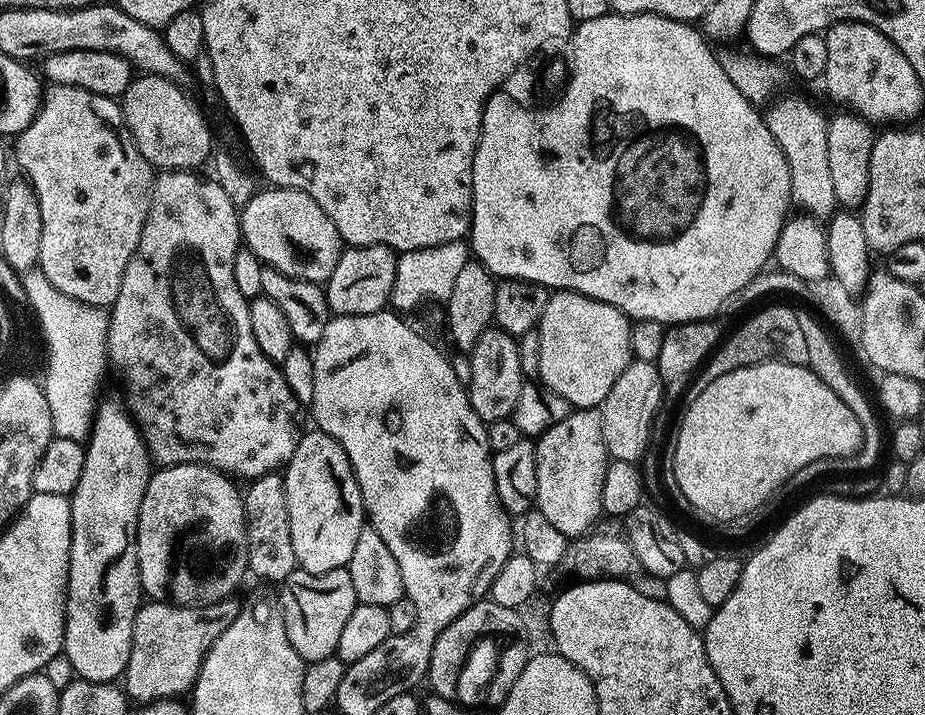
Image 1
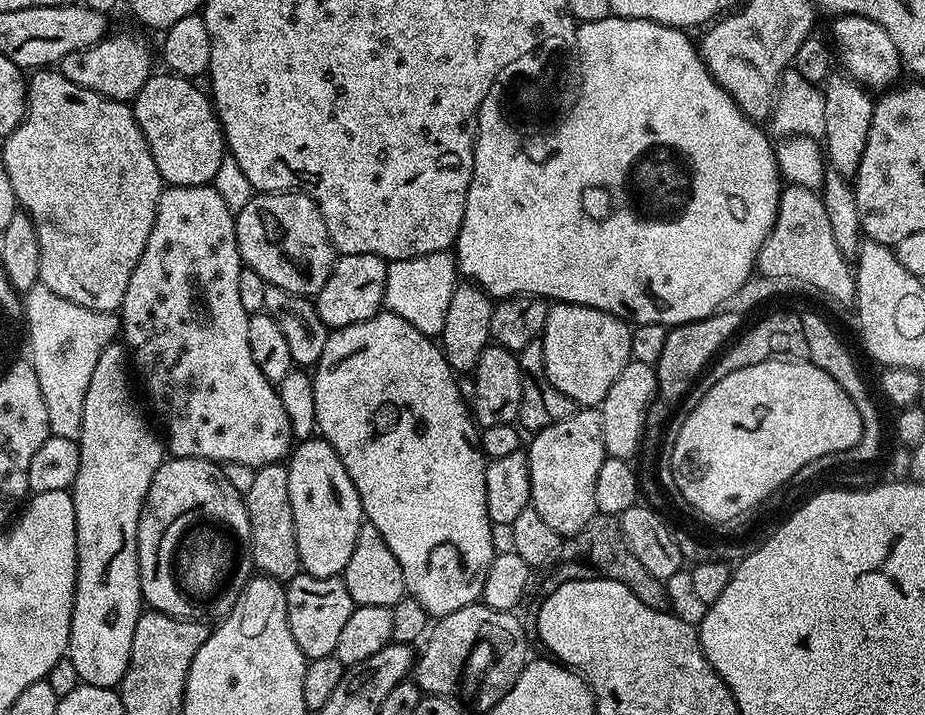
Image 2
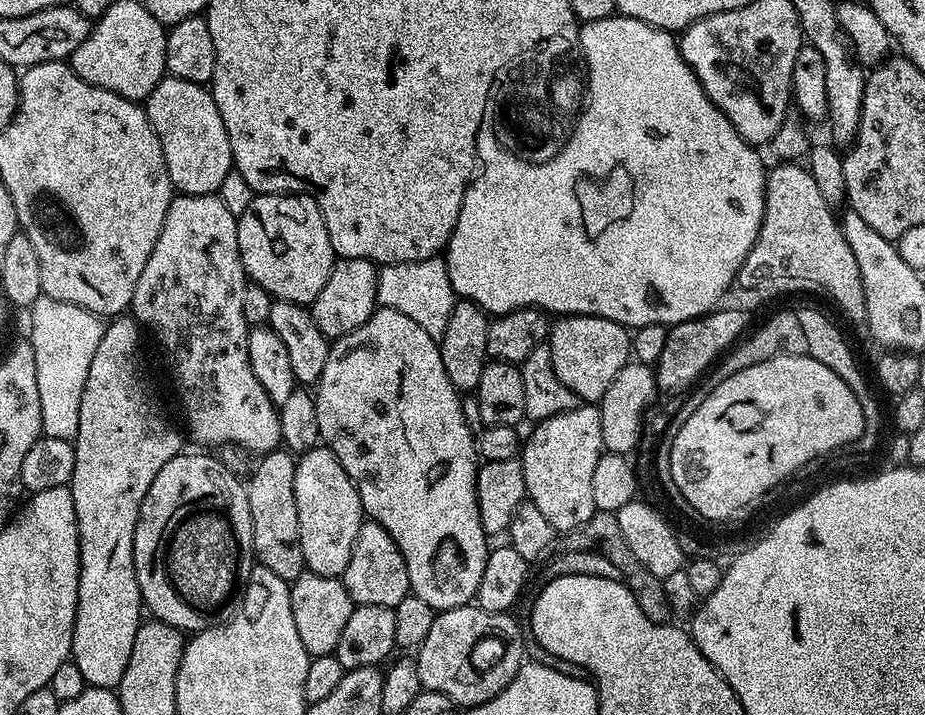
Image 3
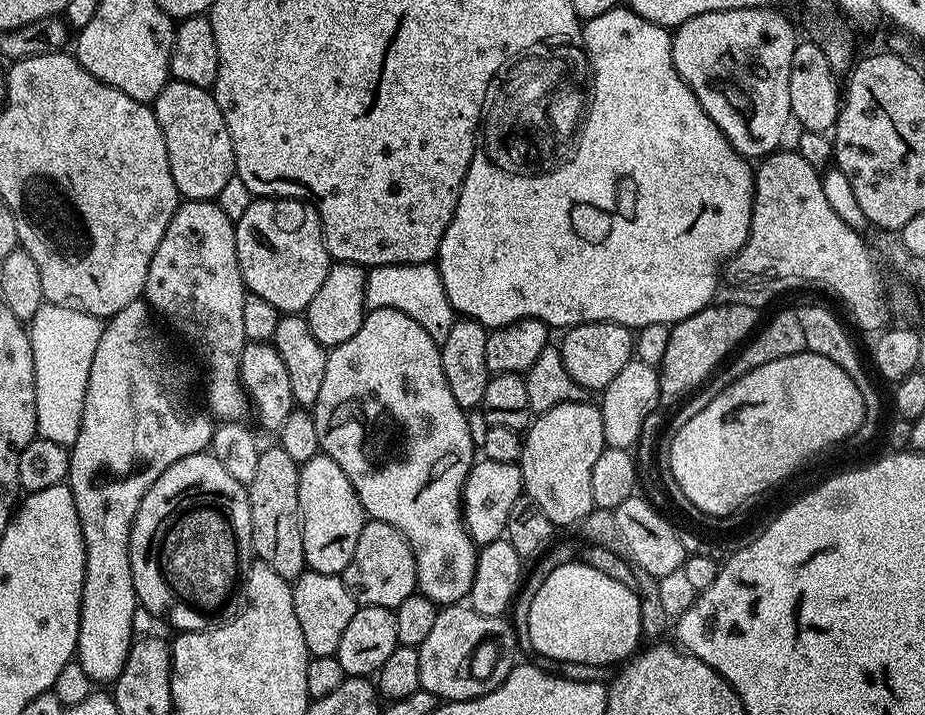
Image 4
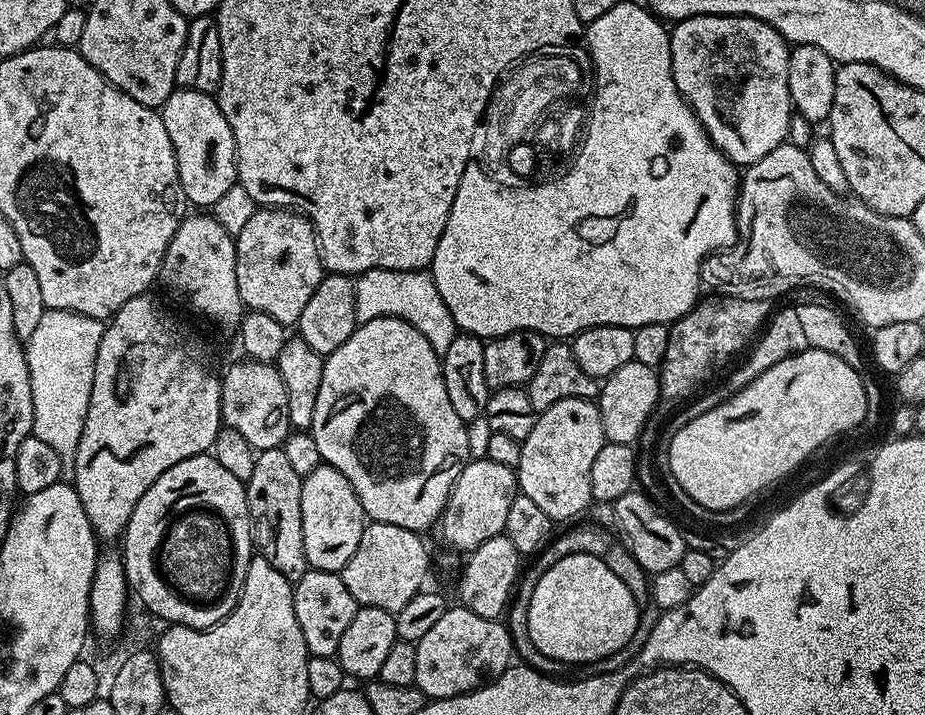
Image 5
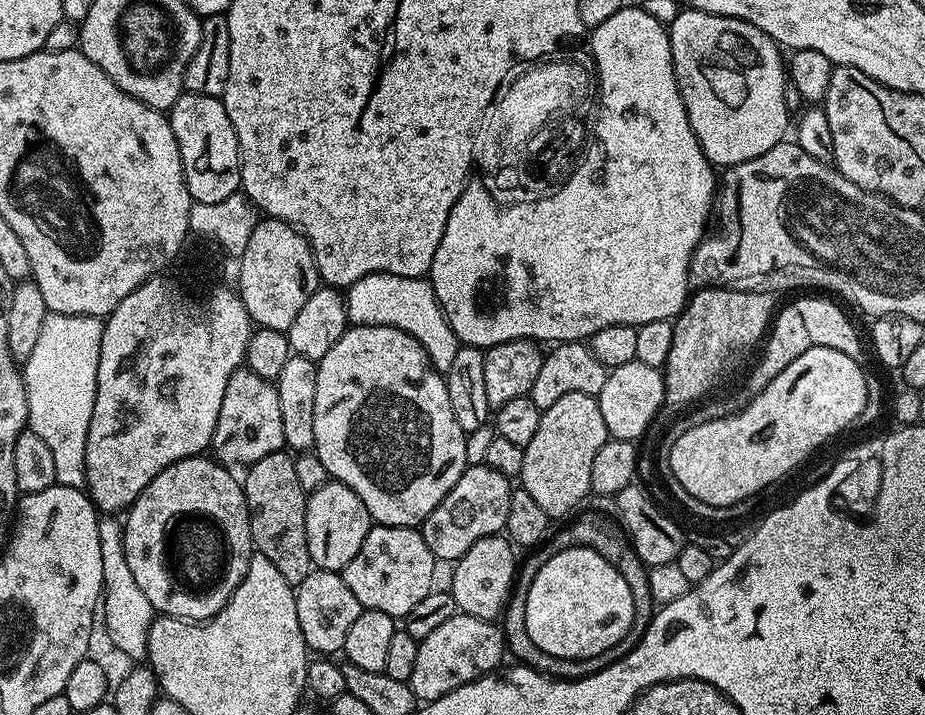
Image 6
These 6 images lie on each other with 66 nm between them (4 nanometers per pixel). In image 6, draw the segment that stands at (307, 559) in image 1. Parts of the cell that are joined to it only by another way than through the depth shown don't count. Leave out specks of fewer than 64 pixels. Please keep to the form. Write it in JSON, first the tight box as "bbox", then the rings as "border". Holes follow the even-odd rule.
{"bbox":[306,482,374,573],"border":[[[329,482],[314,490],[307,497],[306,546],[317,569],[325,572],[343,573],[344,568],[362,550],[366,534],[374,523],[372,515],[362,506],[362,498],[344,484]]]}

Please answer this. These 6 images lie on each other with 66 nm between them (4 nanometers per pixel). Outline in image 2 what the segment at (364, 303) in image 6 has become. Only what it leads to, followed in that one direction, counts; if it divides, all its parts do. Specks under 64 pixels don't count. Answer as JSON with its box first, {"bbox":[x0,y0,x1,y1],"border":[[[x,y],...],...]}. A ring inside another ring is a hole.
{"bbox":[383,251,457,338],"border":[[[451,251],[393,260],[386,270],[383,307],[398,314],[398,318],[406,318],[414,330],[436,338],[446,326],[446,310],[450,310],[450,298],[454,298],[457,283],[456,258]]]}

